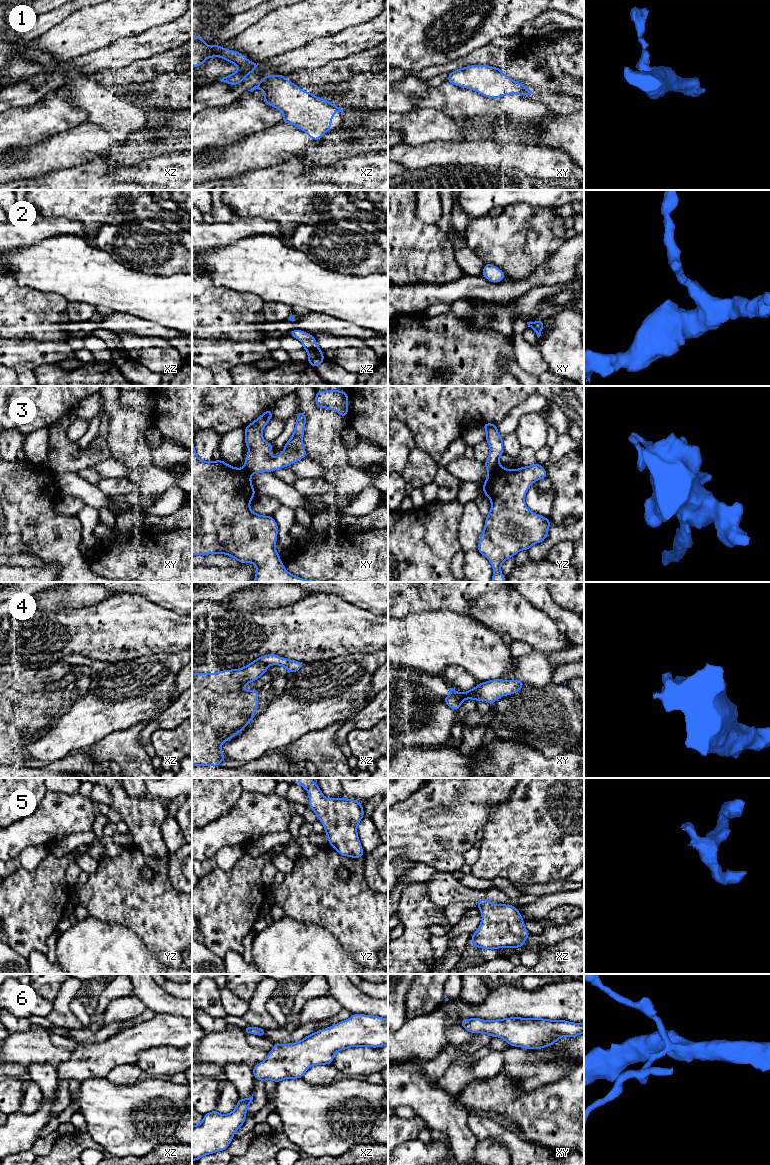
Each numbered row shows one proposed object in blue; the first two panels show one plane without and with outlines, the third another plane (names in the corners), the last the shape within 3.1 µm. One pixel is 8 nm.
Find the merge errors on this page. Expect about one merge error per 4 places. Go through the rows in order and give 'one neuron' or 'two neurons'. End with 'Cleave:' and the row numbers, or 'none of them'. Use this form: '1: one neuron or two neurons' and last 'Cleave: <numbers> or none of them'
1: one neuron
2: one neuron
3: two neurons
4: two neurons
5: one neuron
6: one neuron
Cleave: 3, 4

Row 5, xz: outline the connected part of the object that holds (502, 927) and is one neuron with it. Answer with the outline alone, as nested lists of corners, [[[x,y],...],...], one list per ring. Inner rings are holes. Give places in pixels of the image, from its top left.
[[[486,897],[476,903],[482,920],[473,933],[471,944],[481,949],[516,949],[523,946],[530,933],[517,907],[491,903]]]

